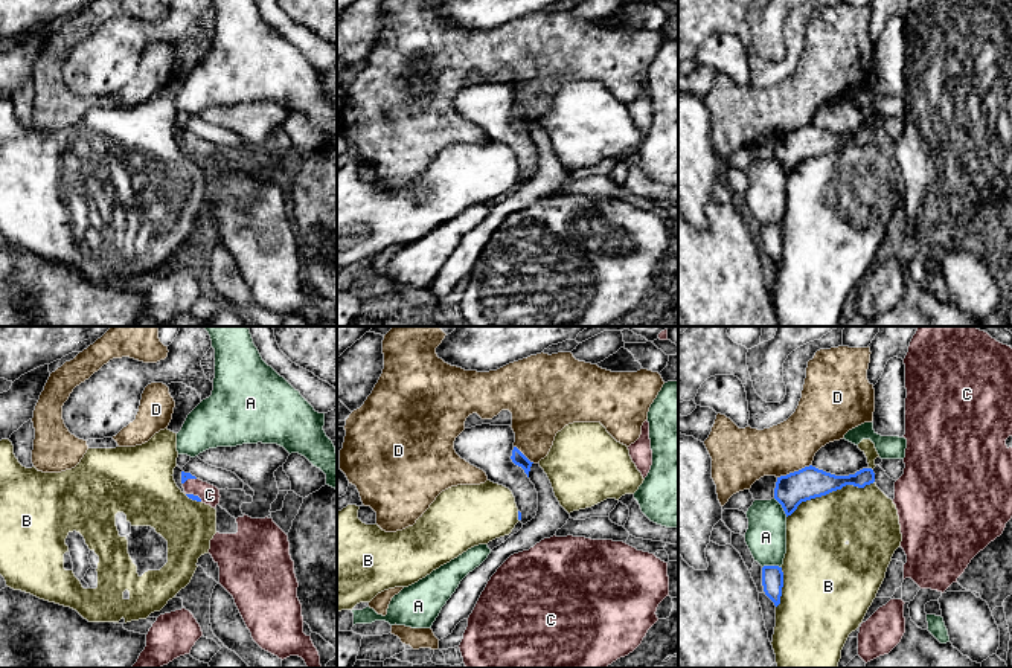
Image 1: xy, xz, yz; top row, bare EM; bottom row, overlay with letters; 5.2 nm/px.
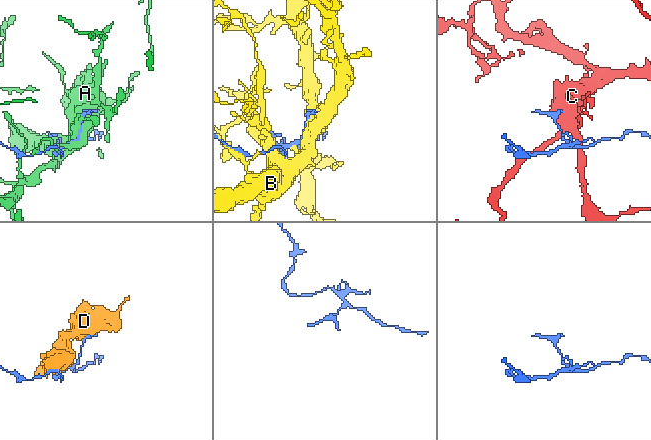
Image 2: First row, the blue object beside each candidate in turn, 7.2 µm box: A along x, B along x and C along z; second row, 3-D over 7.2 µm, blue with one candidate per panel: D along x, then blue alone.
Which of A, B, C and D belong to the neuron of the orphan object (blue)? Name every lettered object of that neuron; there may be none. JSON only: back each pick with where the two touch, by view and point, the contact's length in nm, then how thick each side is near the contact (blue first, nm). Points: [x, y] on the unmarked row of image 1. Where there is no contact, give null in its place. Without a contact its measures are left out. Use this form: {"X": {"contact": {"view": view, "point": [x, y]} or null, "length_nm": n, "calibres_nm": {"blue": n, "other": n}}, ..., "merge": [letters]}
{"C": {"contact": {"view": "xy", "point": [192, 153]}, "length_nm": 100, "calibres_nm": {"blue": 30, "other": 110}}, "merge": ["C"]}

